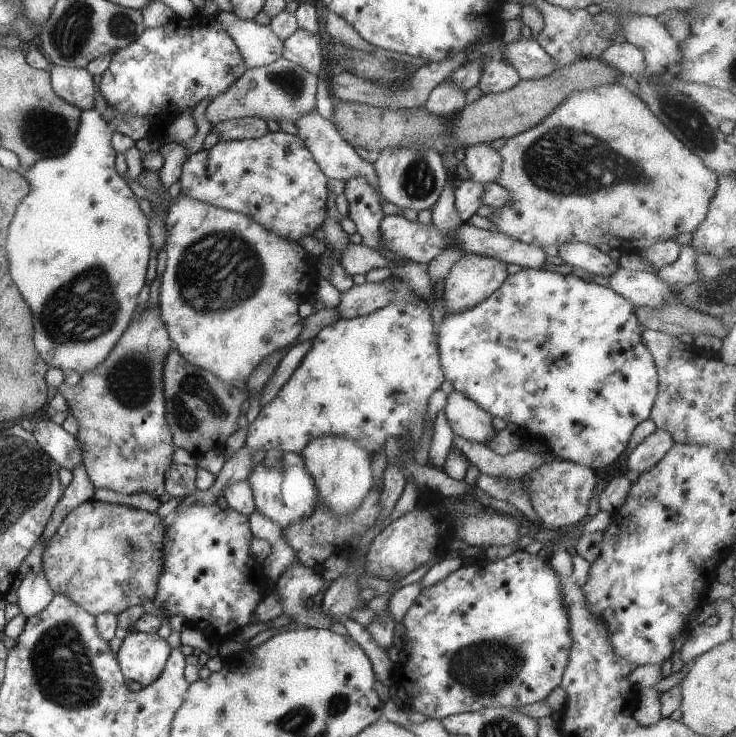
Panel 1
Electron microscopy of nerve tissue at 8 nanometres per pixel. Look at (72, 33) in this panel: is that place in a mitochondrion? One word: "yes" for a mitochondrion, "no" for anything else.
yes

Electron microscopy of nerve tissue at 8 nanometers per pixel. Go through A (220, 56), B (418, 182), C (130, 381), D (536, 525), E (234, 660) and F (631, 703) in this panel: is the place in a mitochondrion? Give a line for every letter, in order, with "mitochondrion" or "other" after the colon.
A: other
B: mitochondrion
C: mitochondrion
D: other
E: other
F: other

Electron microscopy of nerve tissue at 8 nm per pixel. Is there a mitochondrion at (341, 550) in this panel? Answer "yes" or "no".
no

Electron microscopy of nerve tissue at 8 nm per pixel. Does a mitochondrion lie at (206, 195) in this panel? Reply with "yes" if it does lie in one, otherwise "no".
no

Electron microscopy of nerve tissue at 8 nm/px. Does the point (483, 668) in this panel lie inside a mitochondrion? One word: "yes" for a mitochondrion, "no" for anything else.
yes

